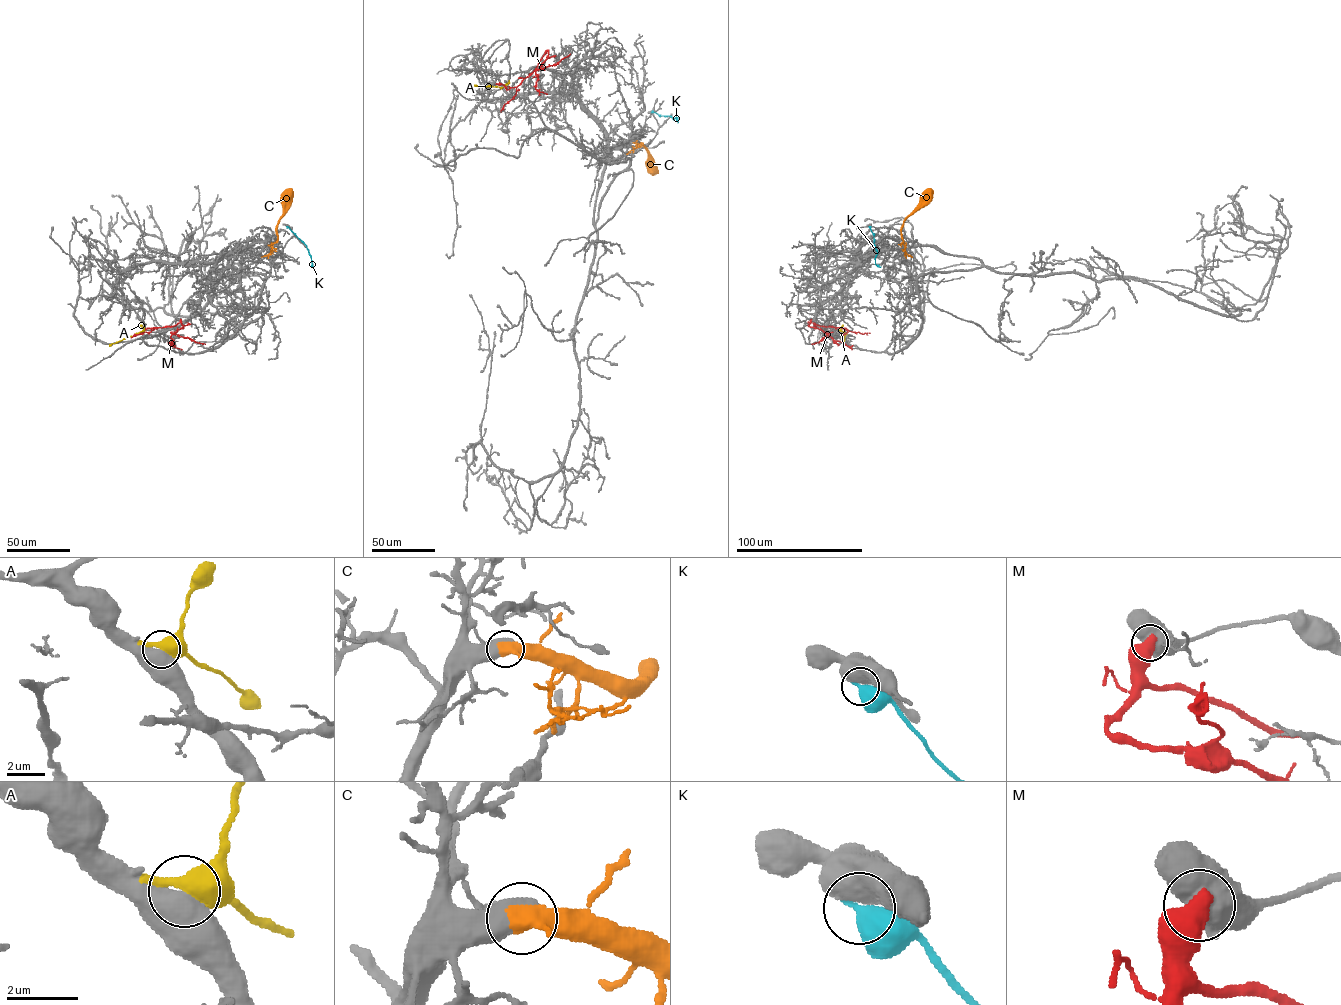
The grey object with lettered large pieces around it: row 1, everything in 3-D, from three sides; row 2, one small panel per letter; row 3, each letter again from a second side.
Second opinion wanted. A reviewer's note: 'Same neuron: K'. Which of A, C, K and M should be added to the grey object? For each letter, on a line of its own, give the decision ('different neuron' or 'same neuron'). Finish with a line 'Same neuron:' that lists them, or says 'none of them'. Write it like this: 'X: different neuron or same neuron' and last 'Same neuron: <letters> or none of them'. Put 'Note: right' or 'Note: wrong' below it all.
A: different neuron
C: same neuron
K: different neuron
M: different neuron
Same neuron: C
Note: wrong

